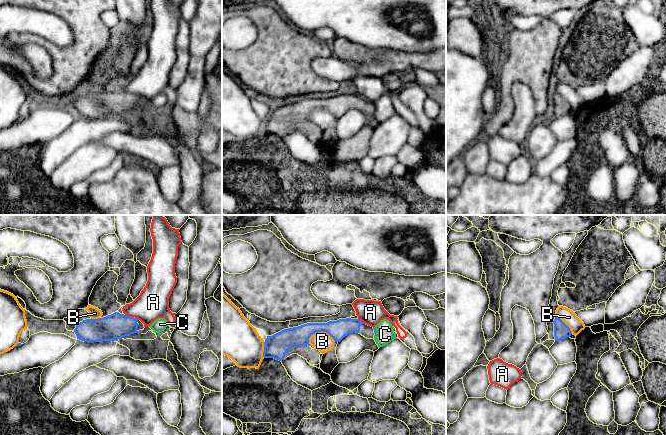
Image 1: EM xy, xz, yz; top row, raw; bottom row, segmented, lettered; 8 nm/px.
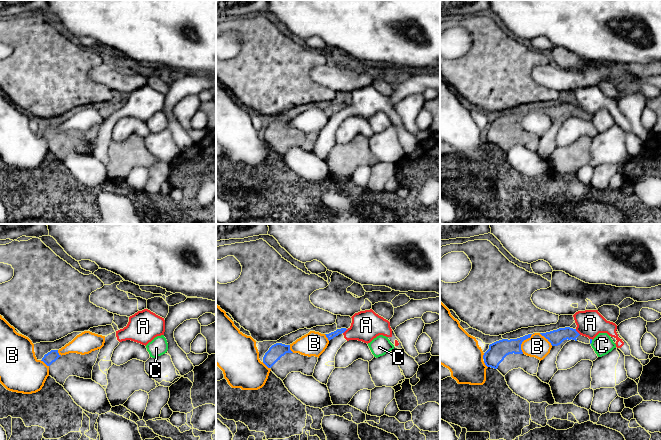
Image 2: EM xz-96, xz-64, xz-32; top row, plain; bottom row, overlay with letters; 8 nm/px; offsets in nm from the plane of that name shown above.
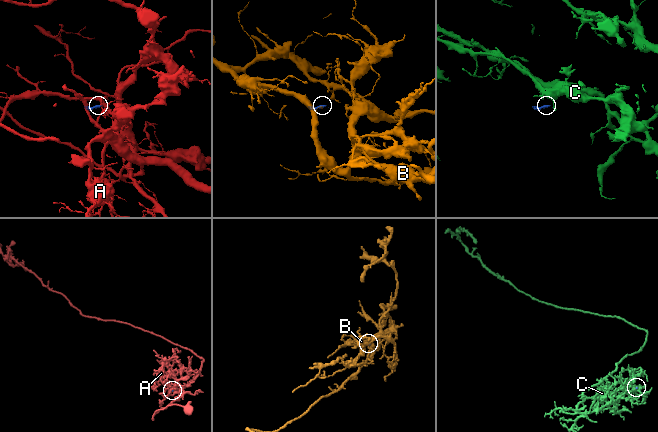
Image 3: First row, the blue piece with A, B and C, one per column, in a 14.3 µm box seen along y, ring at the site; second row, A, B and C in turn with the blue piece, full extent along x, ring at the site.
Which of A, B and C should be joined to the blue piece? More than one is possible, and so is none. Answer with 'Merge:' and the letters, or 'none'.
Merge: none

